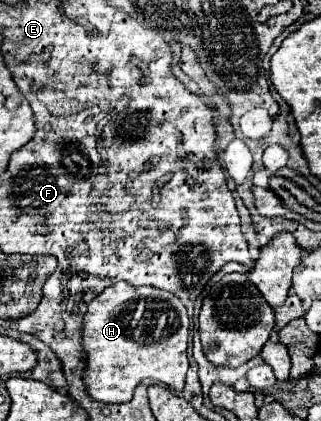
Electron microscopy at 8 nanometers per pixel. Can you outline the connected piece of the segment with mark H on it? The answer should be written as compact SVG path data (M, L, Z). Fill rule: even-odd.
M123 281L107 287L89 303L87 313L81 321L81 345L85 353L83 381L89 397L101 403L125 403L133 397L133 389L147 377L155 379L157 383L165 383L175 391L181 391L189 369L189 361L185 355L187 335L187 309L173 293L155 287L133 287Z

